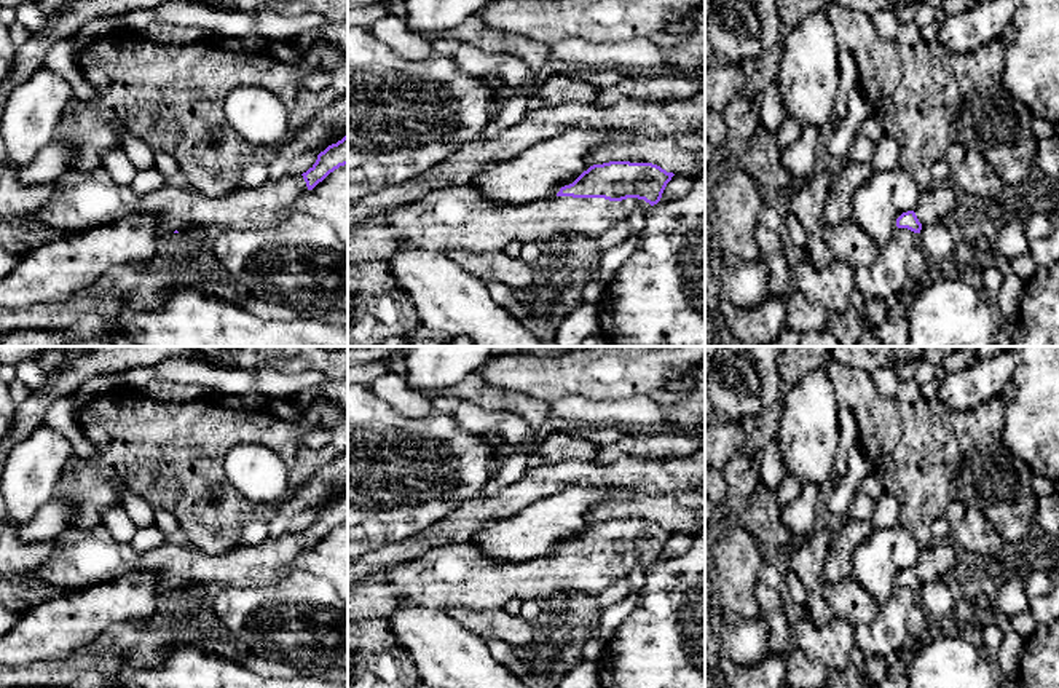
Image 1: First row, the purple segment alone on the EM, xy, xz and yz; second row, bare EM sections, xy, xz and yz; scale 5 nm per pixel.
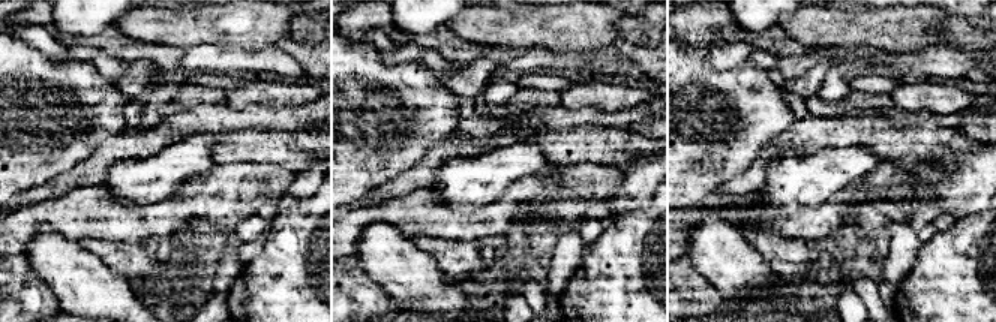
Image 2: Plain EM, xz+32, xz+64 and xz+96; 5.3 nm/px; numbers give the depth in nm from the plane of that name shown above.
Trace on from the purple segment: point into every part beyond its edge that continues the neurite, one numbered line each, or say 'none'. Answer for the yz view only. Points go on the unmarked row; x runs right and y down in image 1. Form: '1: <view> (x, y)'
1: yz (936, 561)

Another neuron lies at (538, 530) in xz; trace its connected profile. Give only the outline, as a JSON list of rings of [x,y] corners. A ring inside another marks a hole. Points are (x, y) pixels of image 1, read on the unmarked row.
[[[566,487],[555,495],[541,498],[517,516],[496,524],[483,525],[470,540],[480,552],[501,562],[530,562],[541,557],[557,556],[561,544],[573,541],[590,524],[590,512],[609,500],[620,487]]]

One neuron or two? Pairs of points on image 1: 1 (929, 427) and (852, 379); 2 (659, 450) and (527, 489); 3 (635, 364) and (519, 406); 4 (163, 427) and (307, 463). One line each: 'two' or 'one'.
1: one
2: two
3: two
4: one

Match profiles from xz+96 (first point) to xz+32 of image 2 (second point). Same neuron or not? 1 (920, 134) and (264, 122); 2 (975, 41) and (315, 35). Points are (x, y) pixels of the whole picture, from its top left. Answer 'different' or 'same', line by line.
1: different
2: same

